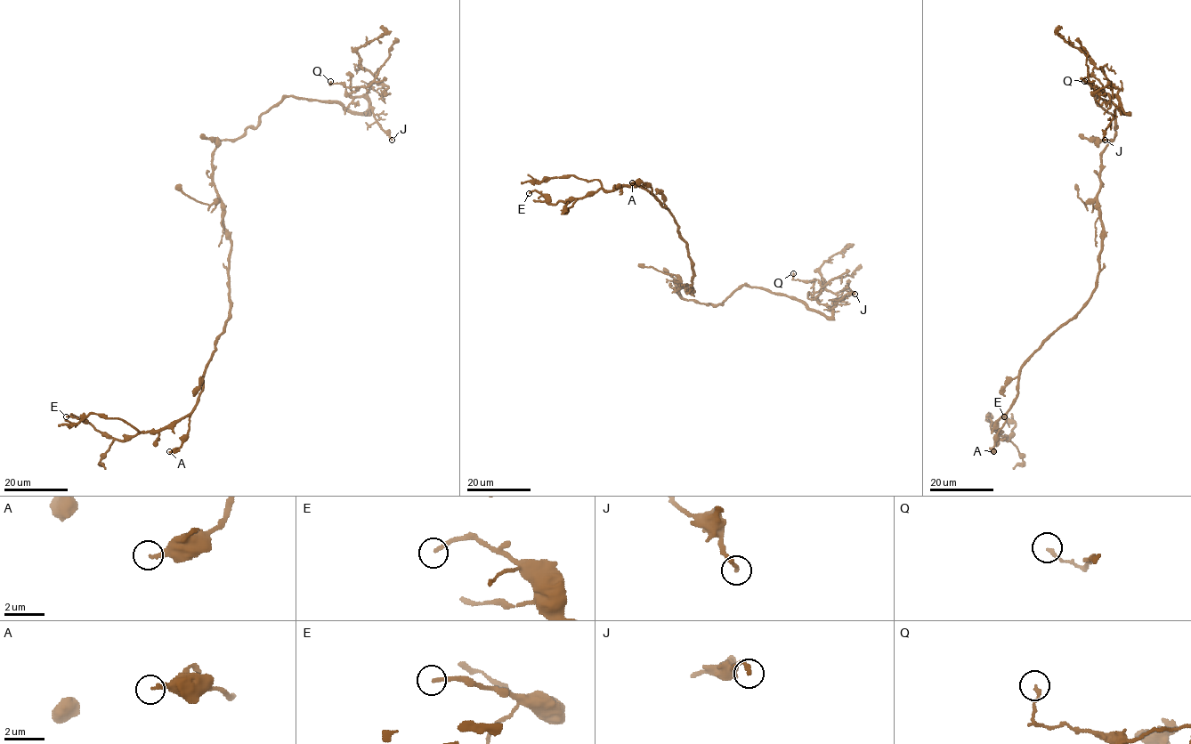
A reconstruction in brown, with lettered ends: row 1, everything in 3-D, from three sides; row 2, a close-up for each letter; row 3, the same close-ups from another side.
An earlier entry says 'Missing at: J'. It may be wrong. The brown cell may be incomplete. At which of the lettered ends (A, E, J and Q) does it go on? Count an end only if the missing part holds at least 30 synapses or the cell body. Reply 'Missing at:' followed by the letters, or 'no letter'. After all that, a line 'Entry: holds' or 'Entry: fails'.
Missing at: E
Entry: fails

